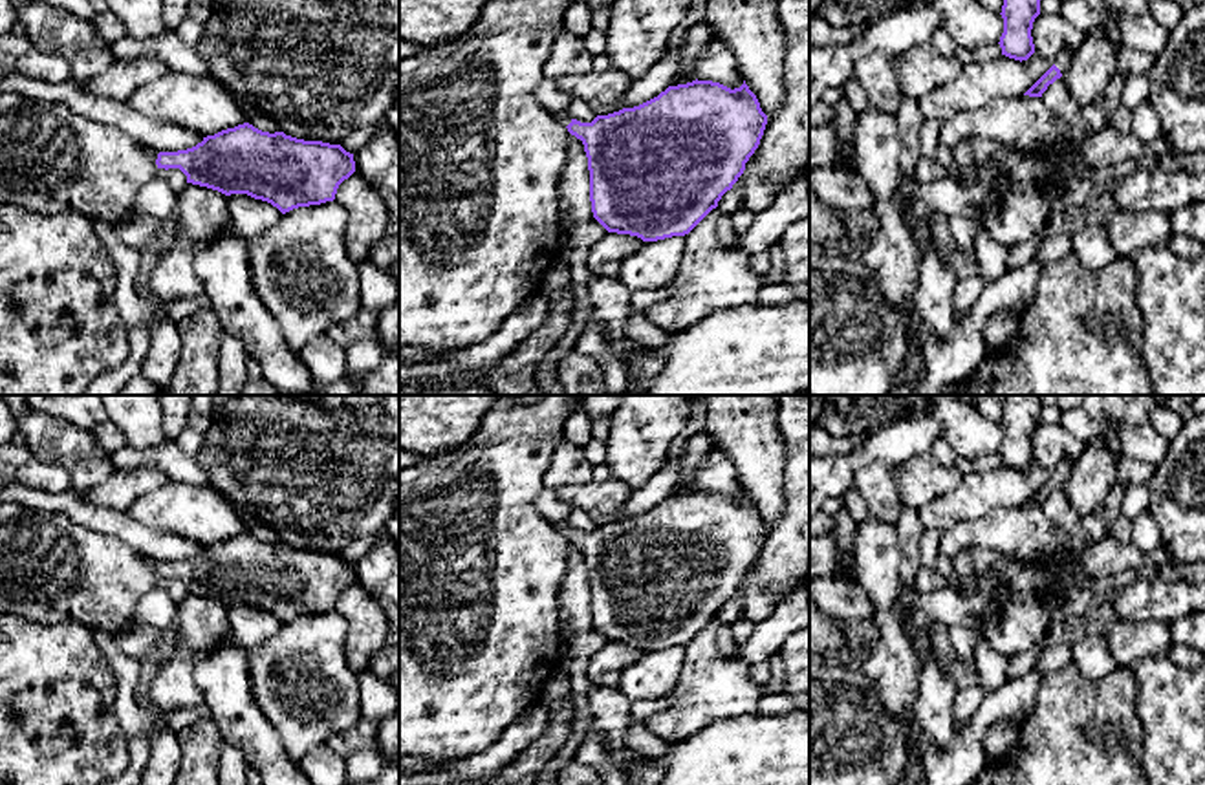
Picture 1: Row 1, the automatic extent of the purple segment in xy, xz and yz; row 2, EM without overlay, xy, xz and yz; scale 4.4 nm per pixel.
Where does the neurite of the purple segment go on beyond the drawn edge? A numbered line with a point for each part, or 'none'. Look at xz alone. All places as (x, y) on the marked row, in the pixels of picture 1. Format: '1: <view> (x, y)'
none

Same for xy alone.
none

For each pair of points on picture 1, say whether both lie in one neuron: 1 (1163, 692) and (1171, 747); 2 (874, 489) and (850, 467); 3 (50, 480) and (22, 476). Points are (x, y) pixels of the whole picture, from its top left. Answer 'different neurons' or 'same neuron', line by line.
1: same neuron
2: different neurons
3: same neuron

